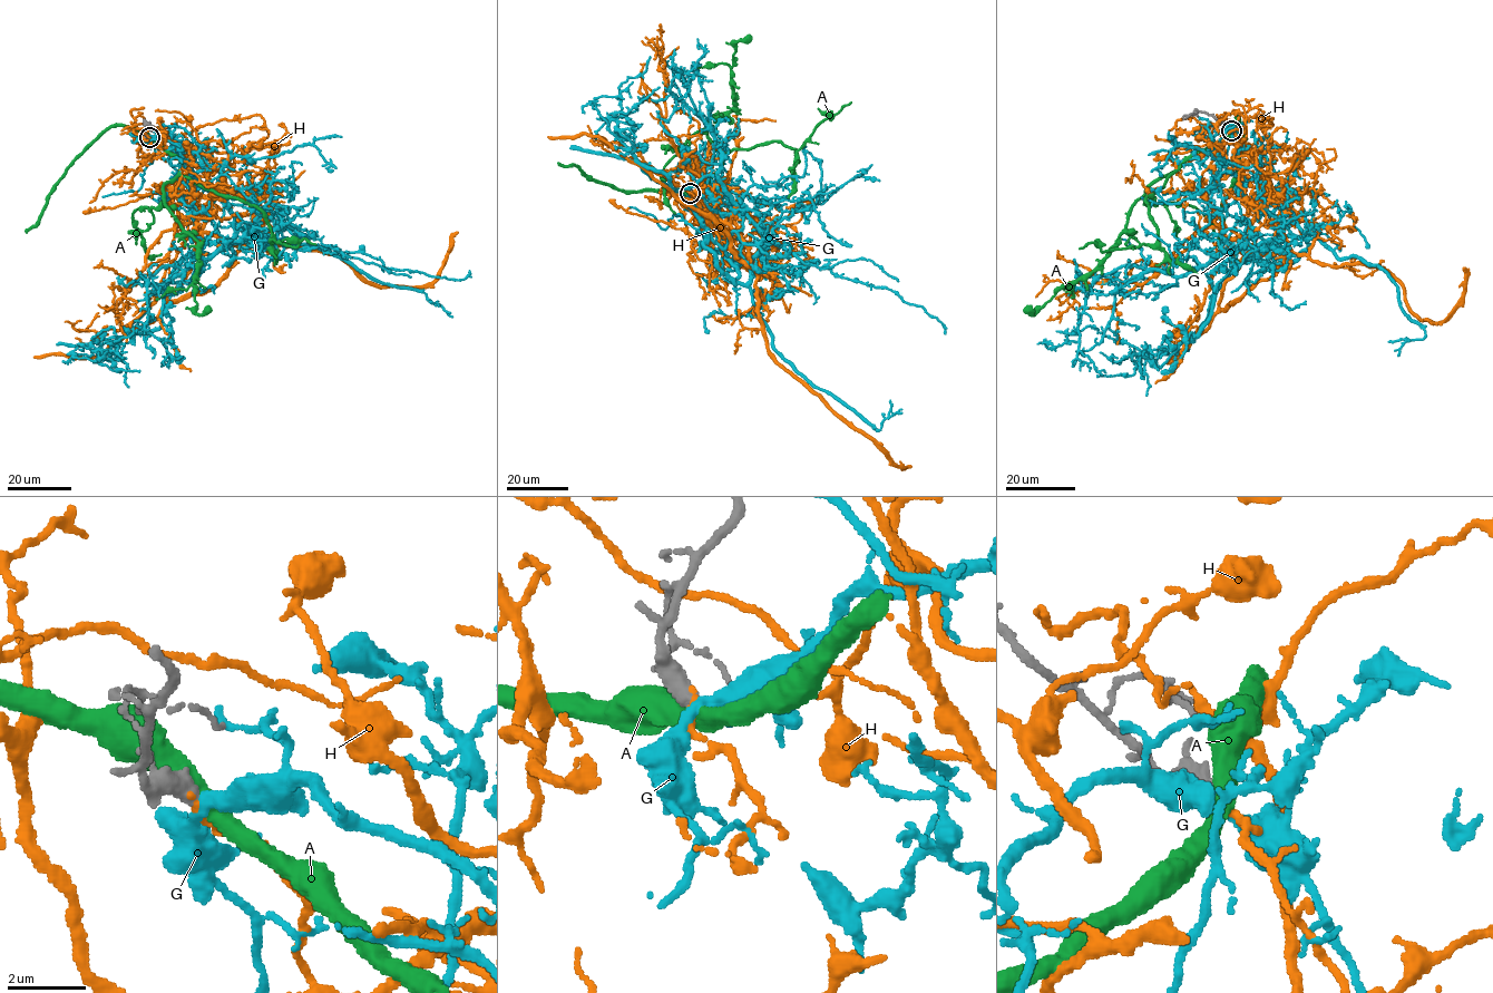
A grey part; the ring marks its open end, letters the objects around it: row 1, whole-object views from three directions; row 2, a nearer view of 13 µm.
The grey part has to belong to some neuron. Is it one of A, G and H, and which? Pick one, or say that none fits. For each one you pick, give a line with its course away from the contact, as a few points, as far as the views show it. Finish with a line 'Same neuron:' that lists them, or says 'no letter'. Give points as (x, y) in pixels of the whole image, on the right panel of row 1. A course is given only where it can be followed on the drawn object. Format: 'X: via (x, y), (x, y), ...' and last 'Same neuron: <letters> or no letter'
G: via (1230, 130), (1215, 135), (1220, 163), (1288, 190), (1279, 233), (1157, 359), (1091, 325), (1070, 333)
Same neuron: G

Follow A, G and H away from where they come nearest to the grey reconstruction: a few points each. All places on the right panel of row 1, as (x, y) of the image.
A: (1231, 129), (1147, 190), (1116, 244), (1092, 271), (1067, 282), (1037, 312), (1026, 309)
G: (1230, 130), (1215, 135), (1220, 163), (1288, 190), (1279, 233), (1157, 359), (1091, 325), (1070, 333)
H: (1230, 130), (1266, 163), (1294, 252), (1383, 268), (1417, 318), (1432, 322), (1444, 322), (1462, 294), (1463, 268)

